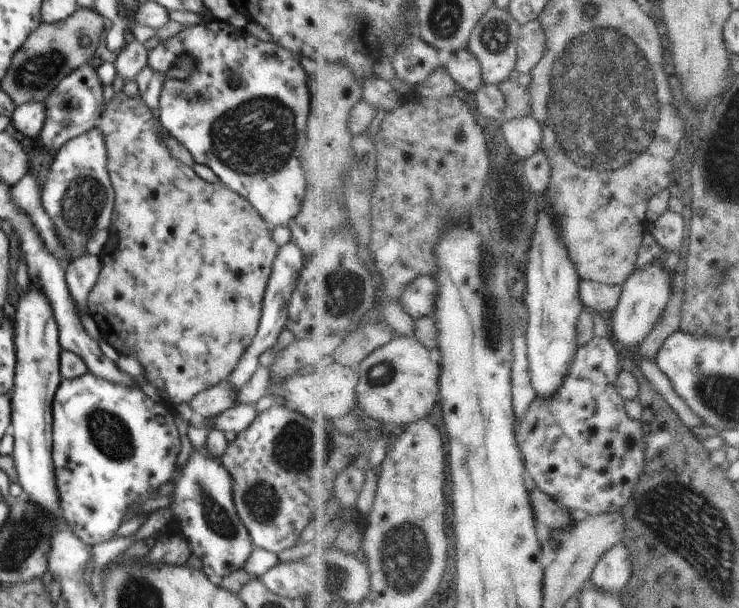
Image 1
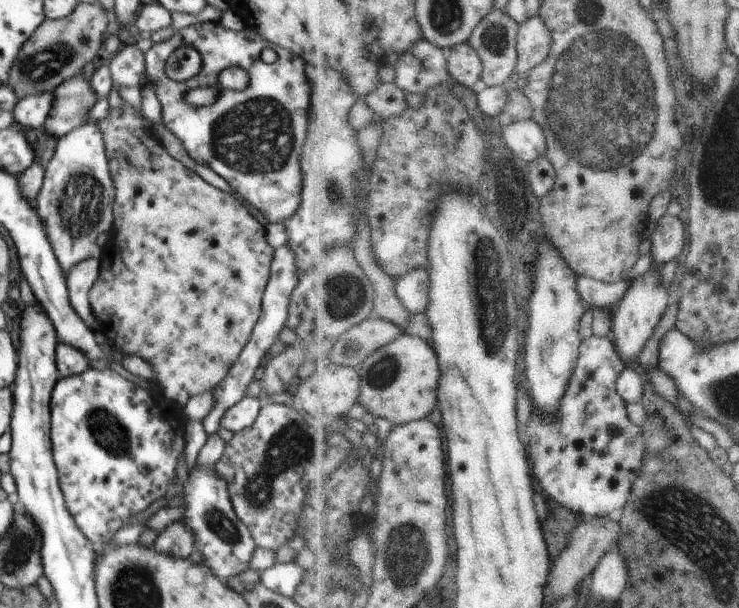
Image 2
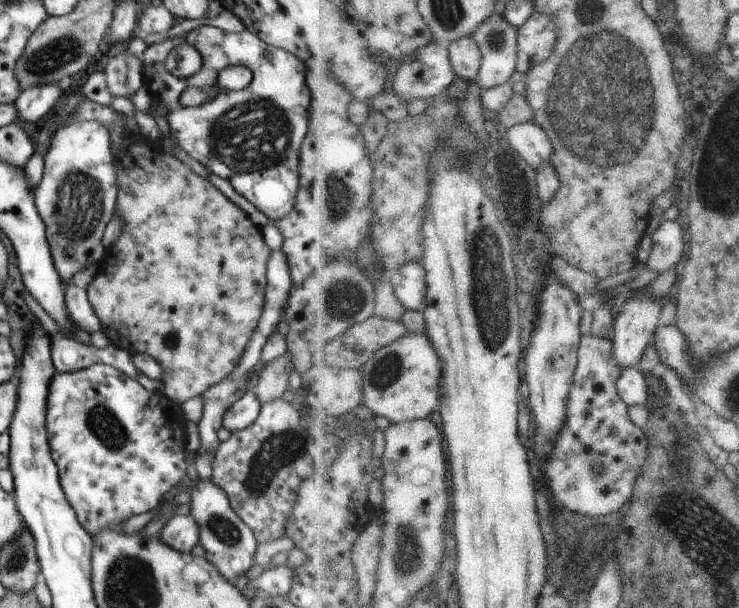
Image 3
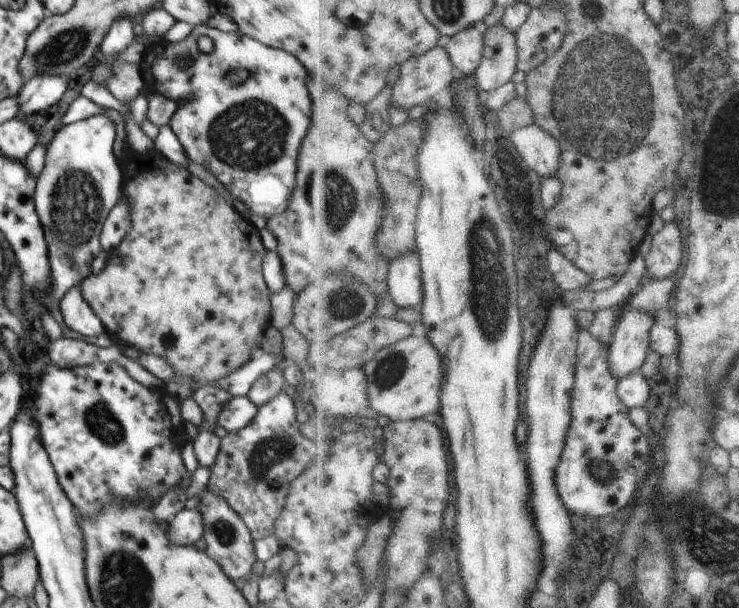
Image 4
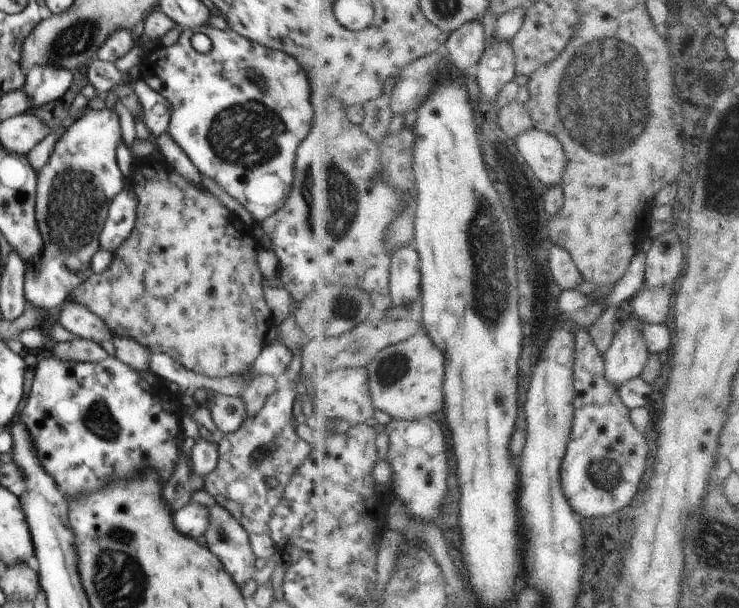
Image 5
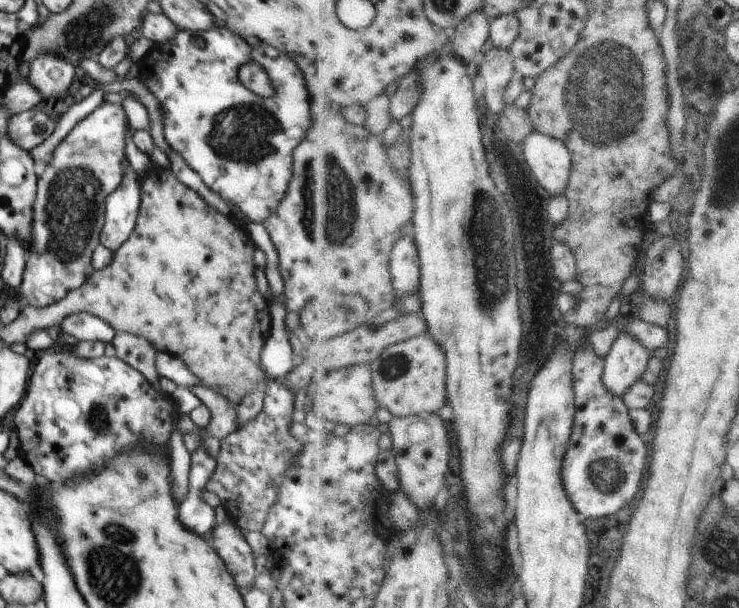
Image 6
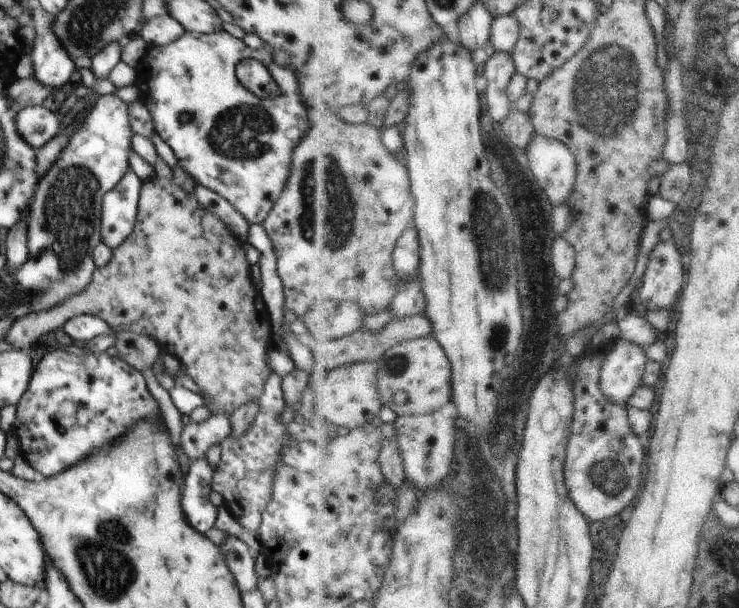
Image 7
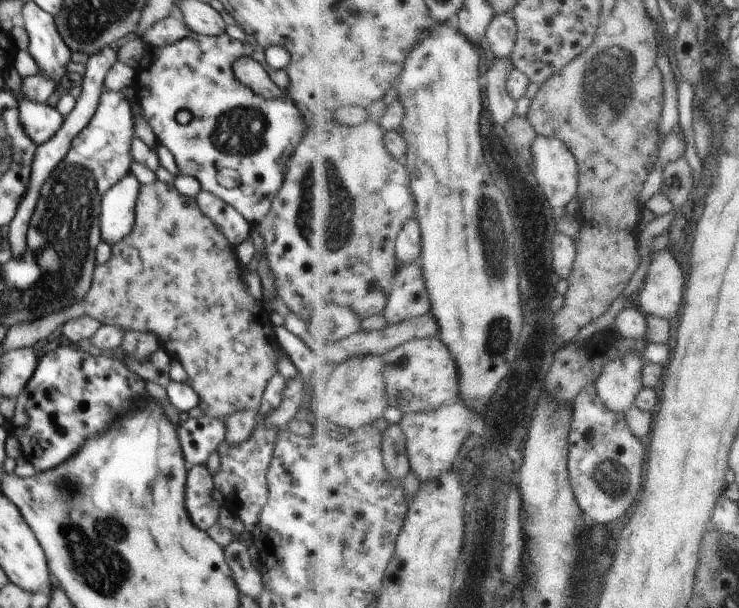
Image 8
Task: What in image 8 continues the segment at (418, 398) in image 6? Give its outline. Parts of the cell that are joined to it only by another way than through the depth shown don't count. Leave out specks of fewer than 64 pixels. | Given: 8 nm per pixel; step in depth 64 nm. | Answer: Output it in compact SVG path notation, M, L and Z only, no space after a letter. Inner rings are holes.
M439 336L406 341L406 344L386 353L384 360L388 368L390 406L400 409L404 415L434 412L460 397L462 390L460 366L450 346ZM406 390L413 393L413 398L407 405L402 405L400 394Z

